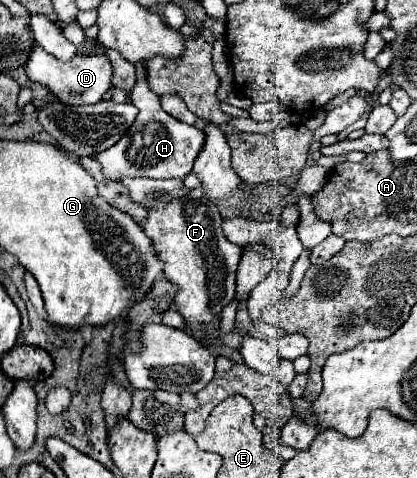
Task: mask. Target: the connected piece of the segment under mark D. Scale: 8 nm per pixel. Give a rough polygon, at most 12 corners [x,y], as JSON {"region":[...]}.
{"region":[[33,44],[23,70],[67,104],[111,88],[105,54],[59,60]]}

